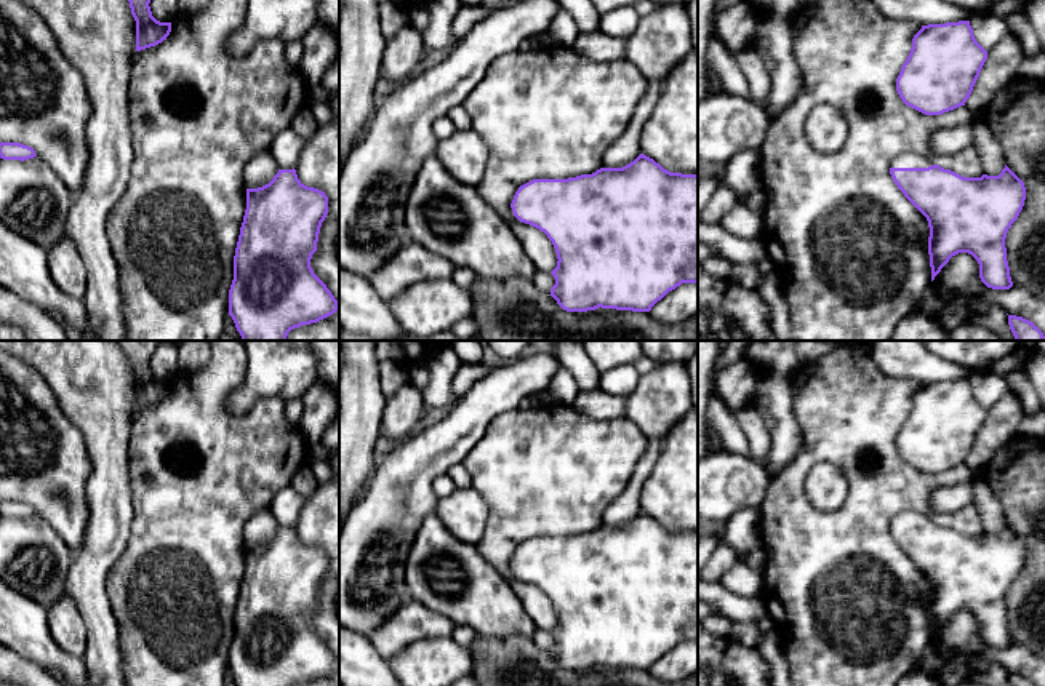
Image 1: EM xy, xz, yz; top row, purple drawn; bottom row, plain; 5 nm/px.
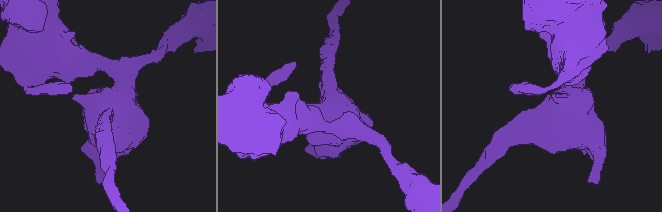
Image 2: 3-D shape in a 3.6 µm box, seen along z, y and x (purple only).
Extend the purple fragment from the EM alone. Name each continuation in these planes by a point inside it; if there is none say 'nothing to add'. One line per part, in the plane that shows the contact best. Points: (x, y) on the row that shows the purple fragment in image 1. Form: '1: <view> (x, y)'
1: yz (904, 160)

